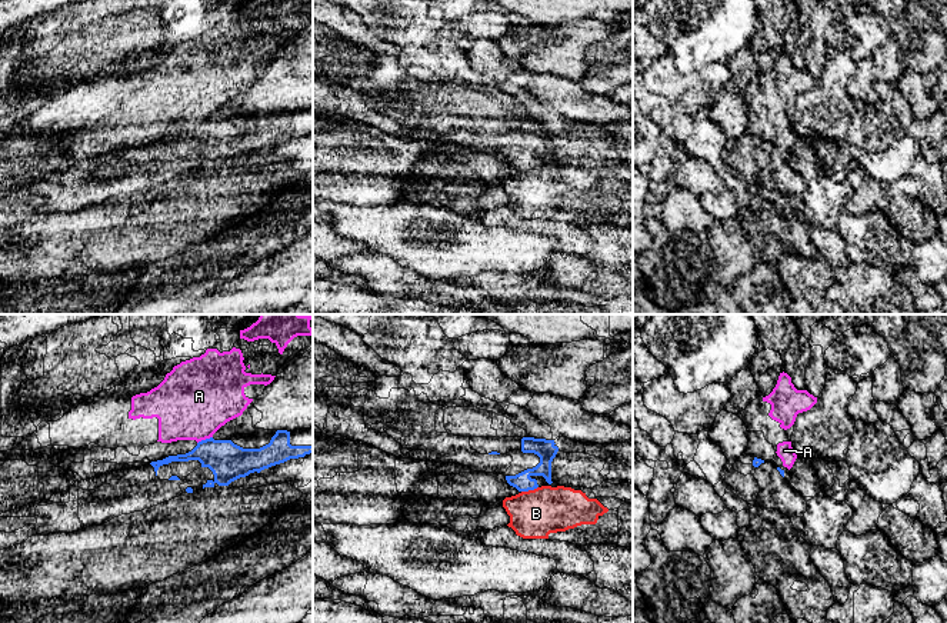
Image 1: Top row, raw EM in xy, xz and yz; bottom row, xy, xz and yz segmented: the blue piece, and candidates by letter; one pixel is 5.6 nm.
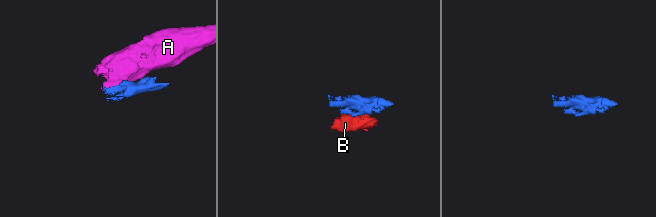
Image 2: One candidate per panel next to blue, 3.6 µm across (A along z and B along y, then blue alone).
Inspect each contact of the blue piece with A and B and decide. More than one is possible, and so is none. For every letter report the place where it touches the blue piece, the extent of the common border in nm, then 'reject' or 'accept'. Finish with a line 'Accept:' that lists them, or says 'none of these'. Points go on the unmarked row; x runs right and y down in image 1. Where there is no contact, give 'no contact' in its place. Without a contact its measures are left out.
A: contact xy (206, 119); length 100 nm; reject
B: contact xz (529, 169); length 100 nm; reject
Accept: none of these

